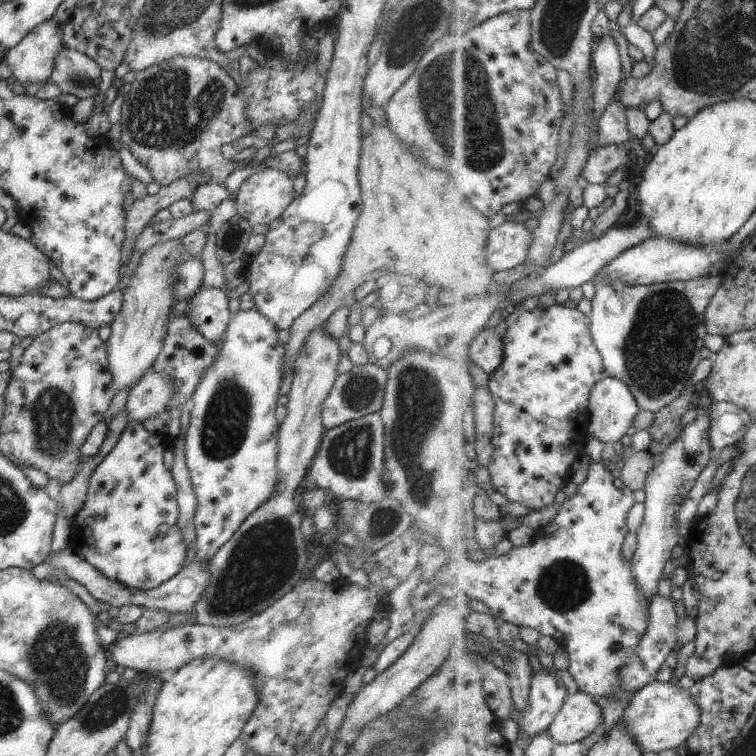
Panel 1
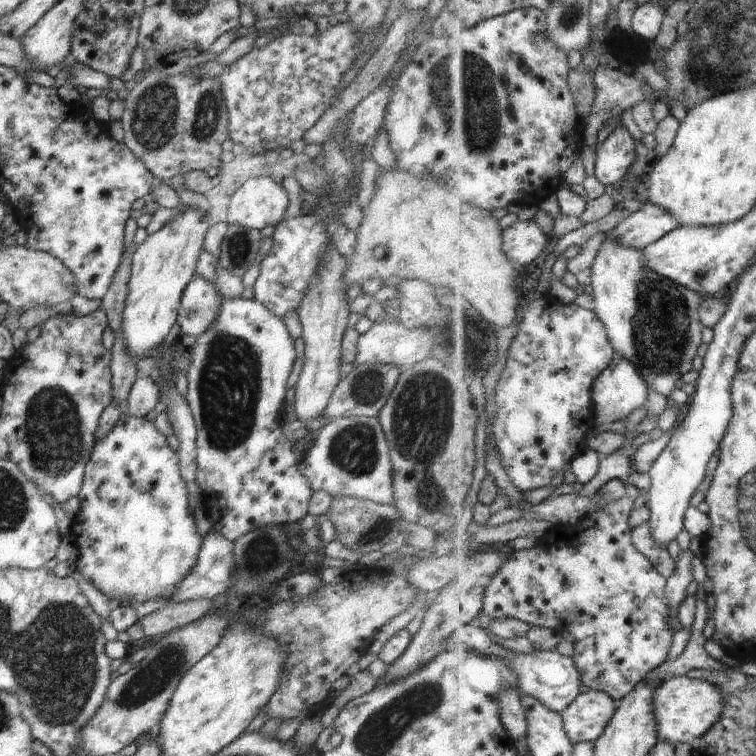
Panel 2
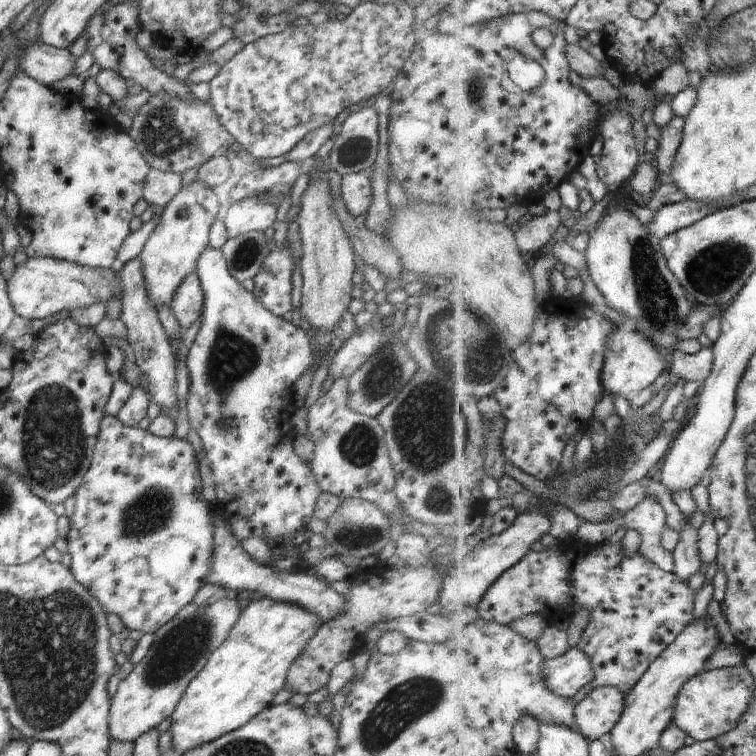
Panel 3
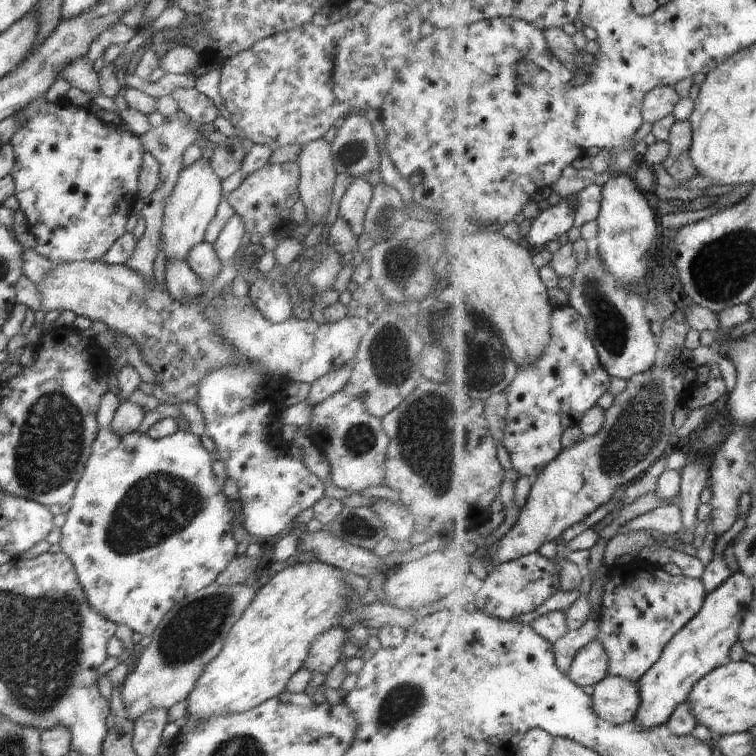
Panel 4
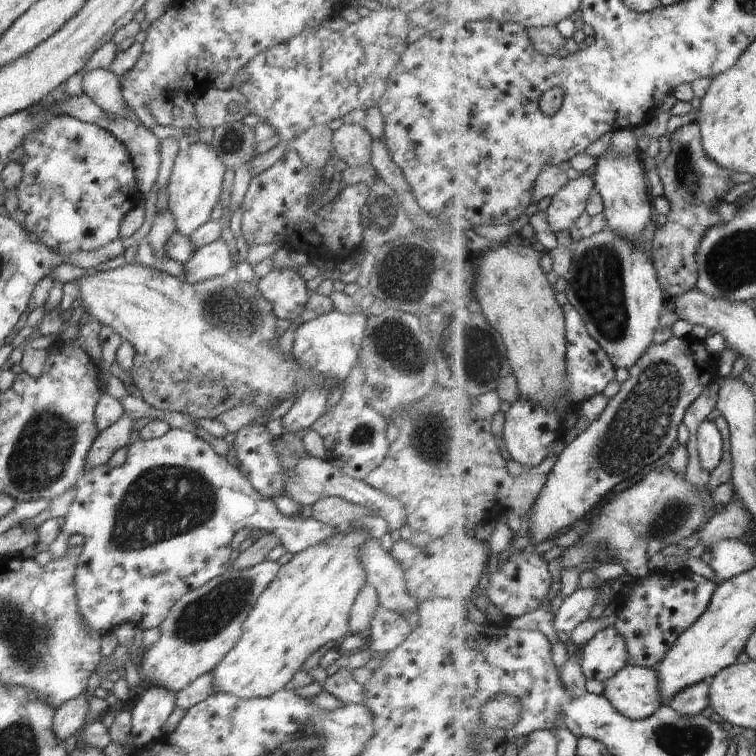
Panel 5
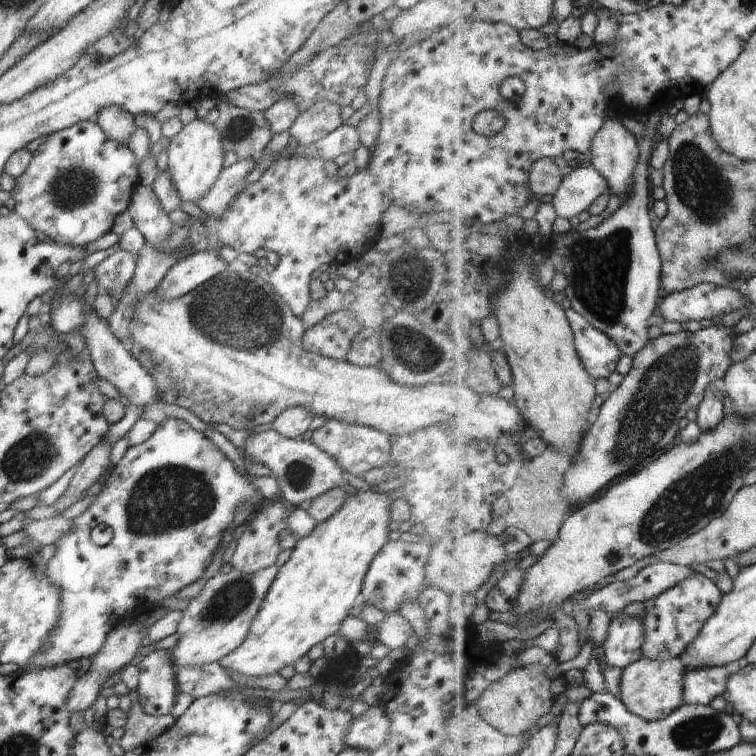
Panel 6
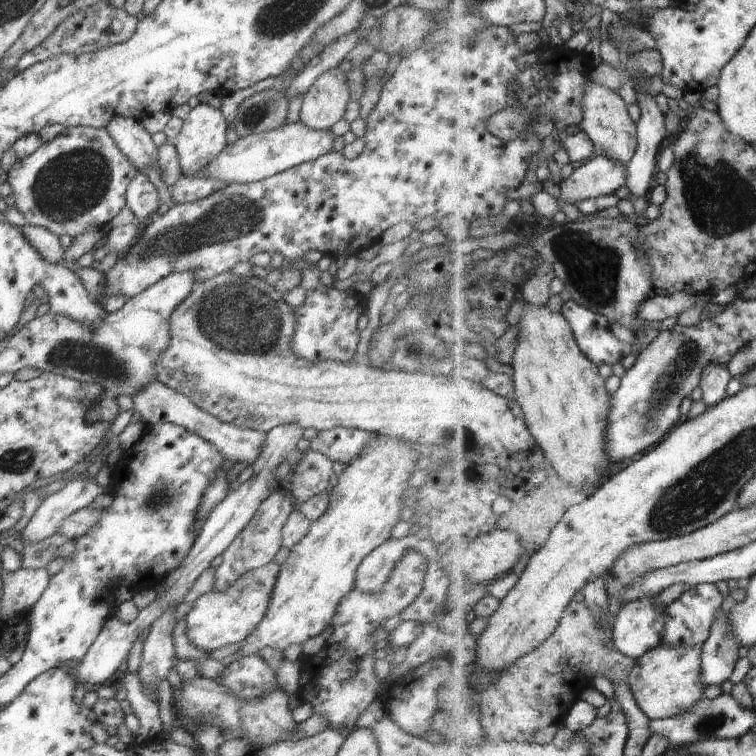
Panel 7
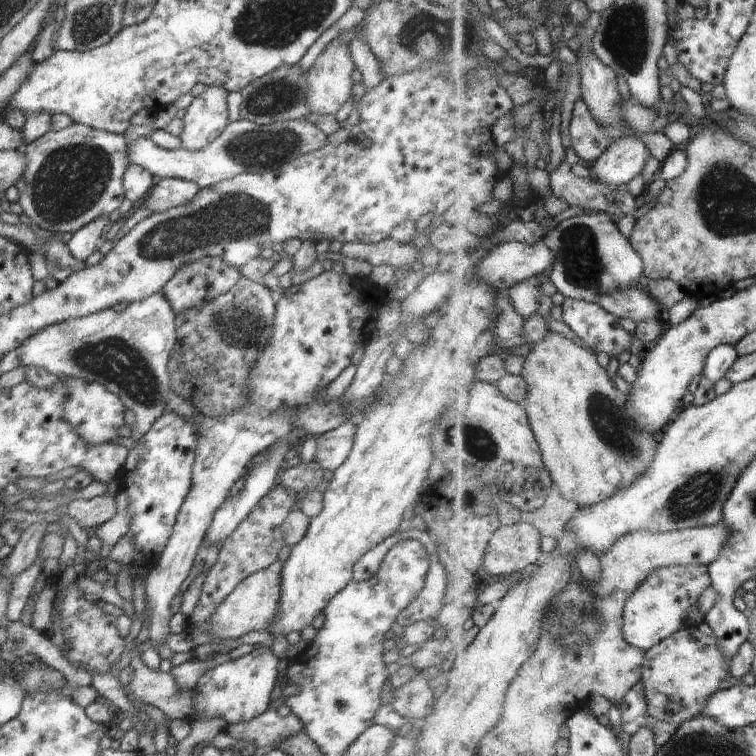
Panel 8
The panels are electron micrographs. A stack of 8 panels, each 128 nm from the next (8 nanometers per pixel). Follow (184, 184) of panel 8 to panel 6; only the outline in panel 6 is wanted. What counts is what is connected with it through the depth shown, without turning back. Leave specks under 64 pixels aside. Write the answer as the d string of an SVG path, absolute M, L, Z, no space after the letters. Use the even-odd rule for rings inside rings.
M238 159L233 165L224 167L214 186L196 202L196 206L201 208L205 214L222 216L224 210L228 208L230 200L240 192L246 183L246 176L252 170L252 164L256 164L259 159Z

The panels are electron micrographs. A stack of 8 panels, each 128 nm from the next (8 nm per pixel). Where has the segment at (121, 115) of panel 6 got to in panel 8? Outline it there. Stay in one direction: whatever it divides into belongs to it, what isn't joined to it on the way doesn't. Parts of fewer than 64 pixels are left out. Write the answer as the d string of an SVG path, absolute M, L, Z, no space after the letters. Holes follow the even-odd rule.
M305 118L277 122L264 127L240 119L230 121L214 142L199 150L183 147L178 150L165 150L144 136L127 140L127 149L130 163L142 166L156 180L183 179L195 183L200 189L206 189L247 173L265 174L302 154L319 150L327 143L327 135Z

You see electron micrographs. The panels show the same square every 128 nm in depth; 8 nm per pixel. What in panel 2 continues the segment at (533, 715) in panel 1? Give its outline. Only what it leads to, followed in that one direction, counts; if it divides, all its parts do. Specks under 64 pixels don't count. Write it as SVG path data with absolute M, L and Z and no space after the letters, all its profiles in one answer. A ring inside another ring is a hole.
M477 623L468 625L468 628L458 628L452 630L452 634L446 638L444 644L446 651L470 651L476 650L480 654L494 654L494 656L502 656L508 658L508 666L512 666L518 674L520 674L520 684L522 691L528 692L535 696L541 703L546 704L550 710L563 712L580 696L580 688L584 685L582 680L582 666L575 657L566 656L562 652L556 650L552 652L540 652L535 650L530 653L518 653L514 650L504 648L500 642L492 640L492 636L485 628L482 628Z

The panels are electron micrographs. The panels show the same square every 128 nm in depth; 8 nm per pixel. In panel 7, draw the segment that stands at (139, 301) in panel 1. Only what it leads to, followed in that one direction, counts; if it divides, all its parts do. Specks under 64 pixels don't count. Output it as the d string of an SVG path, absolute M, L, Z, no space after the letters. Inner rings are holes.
M204 103L192 108L183 121L184 124L180 129L180 134L172 142L178 152L179 167L182 172L186 174L186 177L196 179L196 174L206 164L210 164L220 154L221 150L224 150L226 140L228 140L226 138L226 134L228 134L226 131L227 122L220 110Z

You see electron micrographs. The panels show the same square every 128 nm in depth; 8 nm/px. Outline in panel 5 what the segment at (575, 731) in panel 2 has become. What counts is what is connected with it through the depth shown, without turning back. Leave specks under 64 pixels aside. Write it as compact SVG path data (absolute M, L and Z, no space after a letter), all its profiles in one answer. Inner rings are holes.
M628 665L608 681L605 694L612 700L616 710L620 710L628 718L637 721L654 716L666 704L664 690L660 686L660 670L658 670L658 667L648 668L646 666Z

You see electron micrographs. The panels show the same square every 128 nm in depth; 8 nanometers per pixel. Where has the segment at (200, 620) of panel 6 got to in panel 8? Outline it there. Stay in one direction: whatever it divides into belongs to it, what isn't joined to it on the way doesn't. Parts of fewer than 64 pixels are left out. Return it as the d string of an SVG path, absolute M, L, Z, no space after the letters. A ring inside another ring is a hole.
M274 561L268 568L248 576L238 584L238 588L230 594L218 606L218 610L214 612L212 618L208 620L208 626L204 626L204 630L208 630L210 636L216 638L239 638L244 634L252 631L265 630L272 626L272 620L276 618L276 612L280 608L280 584L284 563Z

